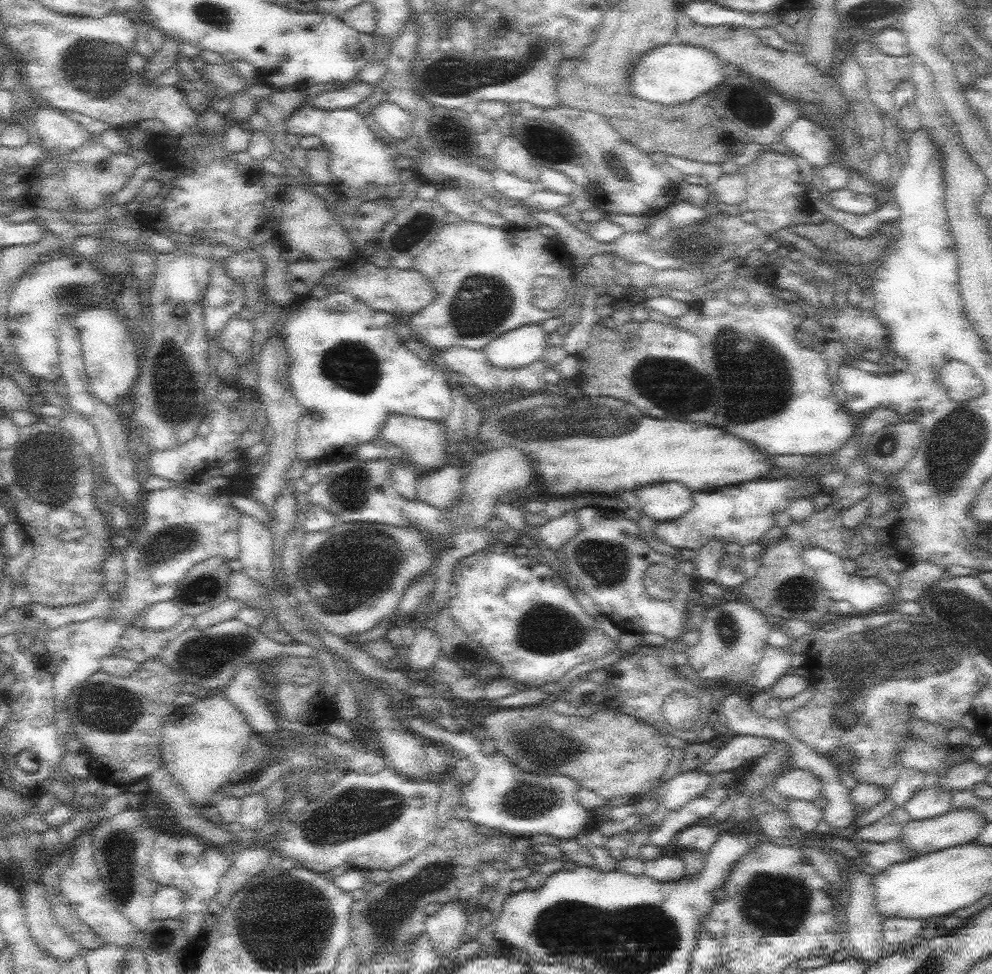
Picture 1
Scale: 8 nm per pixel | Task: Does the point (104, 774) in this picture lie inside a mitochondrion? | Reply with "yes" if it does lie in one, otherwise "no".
no

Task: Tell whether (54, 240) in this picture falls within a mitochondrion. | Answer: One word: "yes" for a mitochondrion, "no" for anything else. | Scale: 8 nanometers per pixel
no

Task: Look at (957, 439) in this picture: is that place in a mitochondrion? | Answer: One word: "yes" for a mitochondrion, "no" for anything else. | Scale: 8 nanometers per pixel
yes

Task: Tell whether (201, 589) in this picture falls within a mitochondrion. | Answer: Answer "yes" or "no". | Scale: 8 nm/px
yes

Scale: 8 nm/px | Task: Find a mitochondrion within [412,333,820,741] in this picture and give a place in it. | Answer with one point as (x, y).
(555, 419)

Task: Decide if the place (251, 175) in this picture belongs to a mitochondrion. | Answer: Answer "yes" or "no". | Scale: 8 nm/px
no

